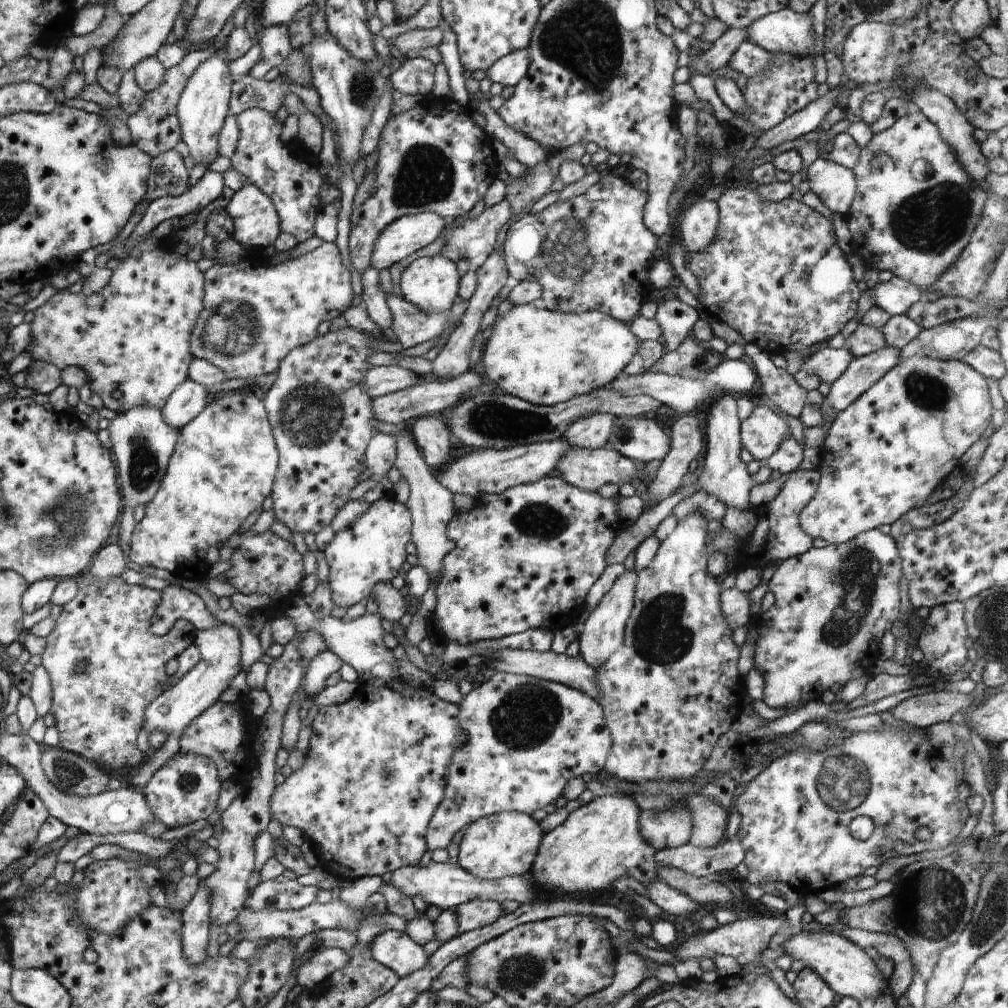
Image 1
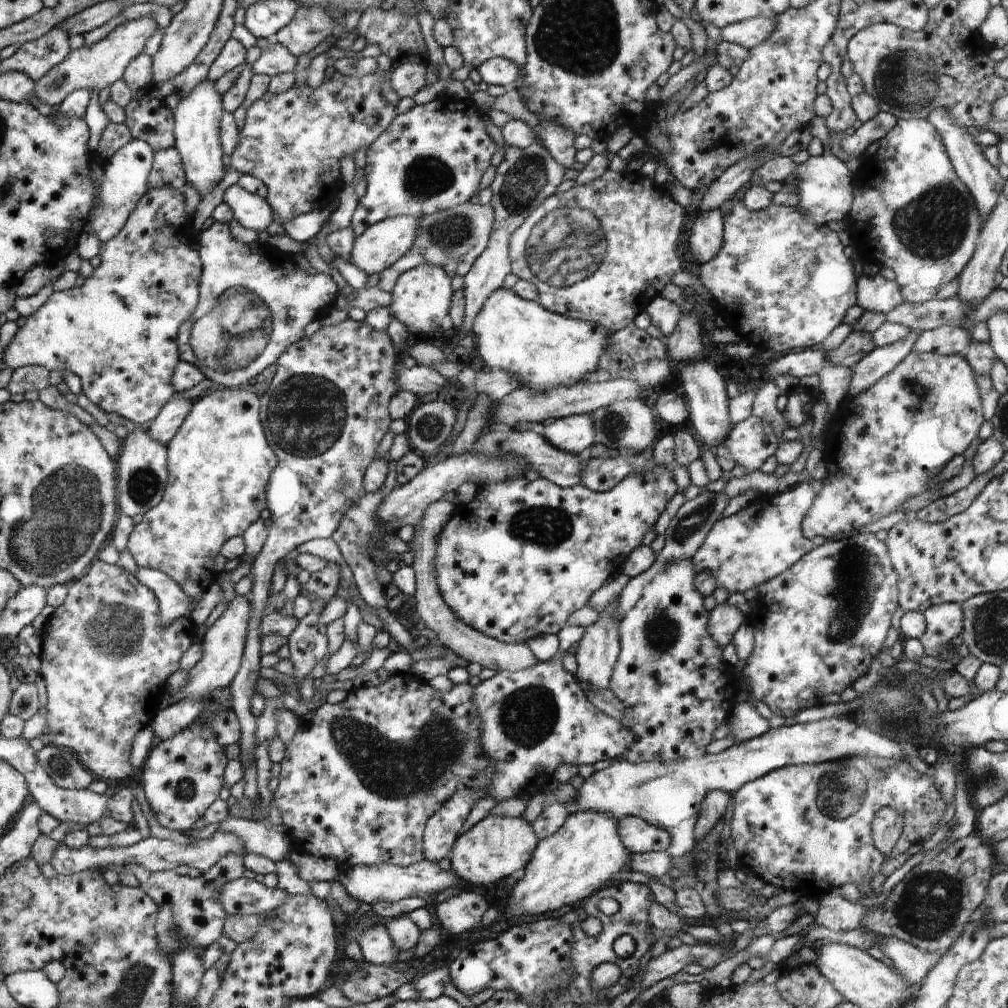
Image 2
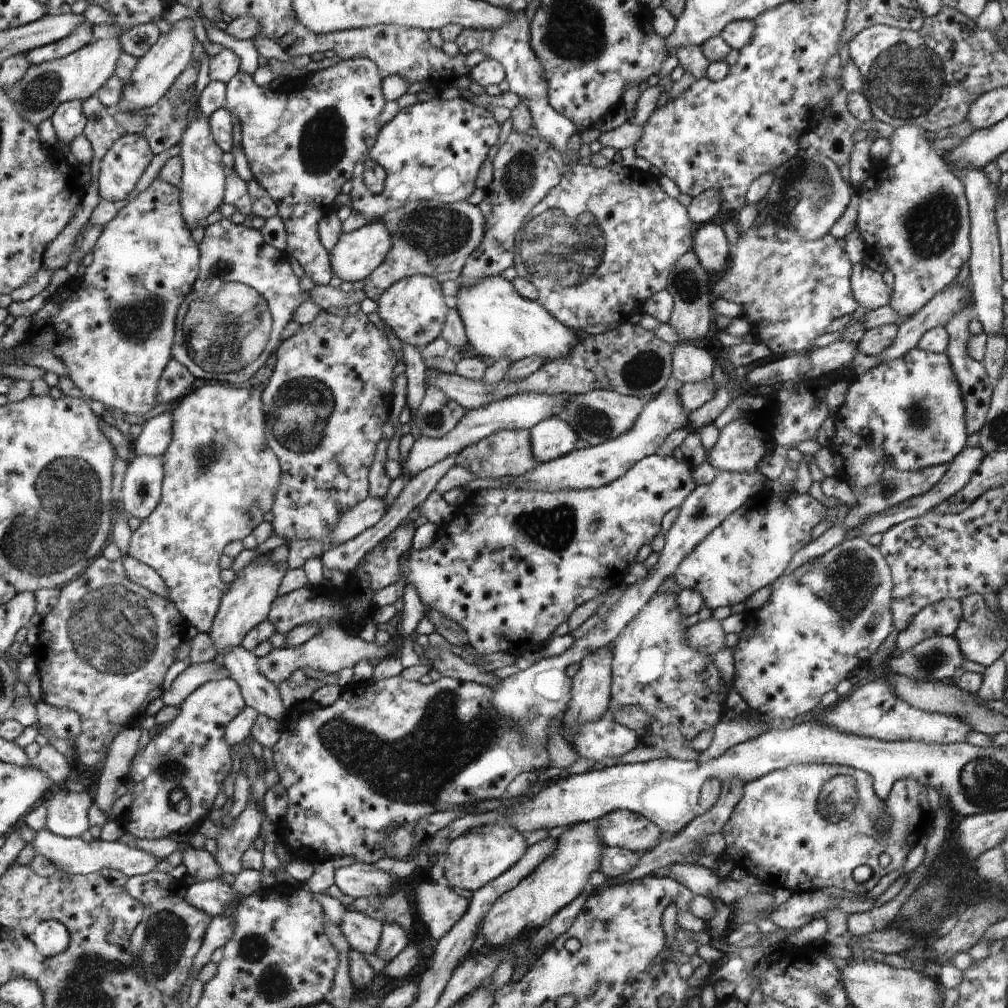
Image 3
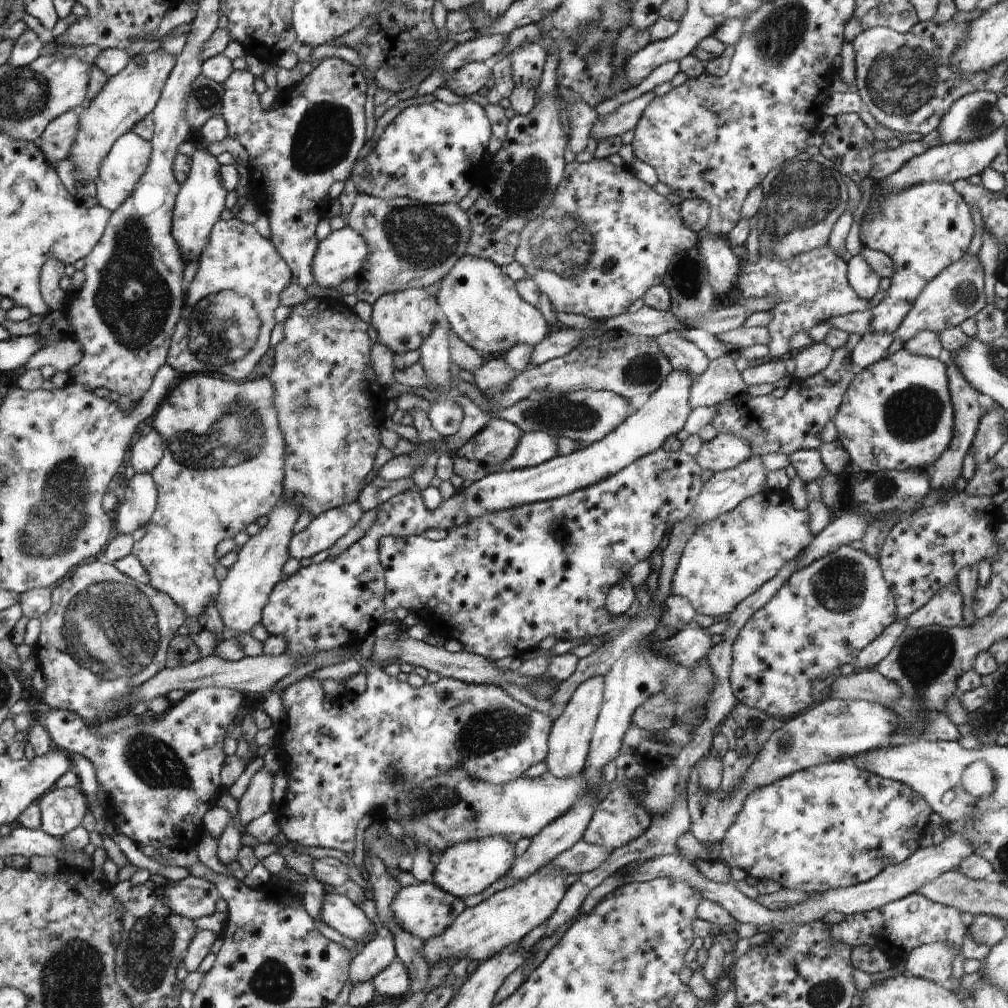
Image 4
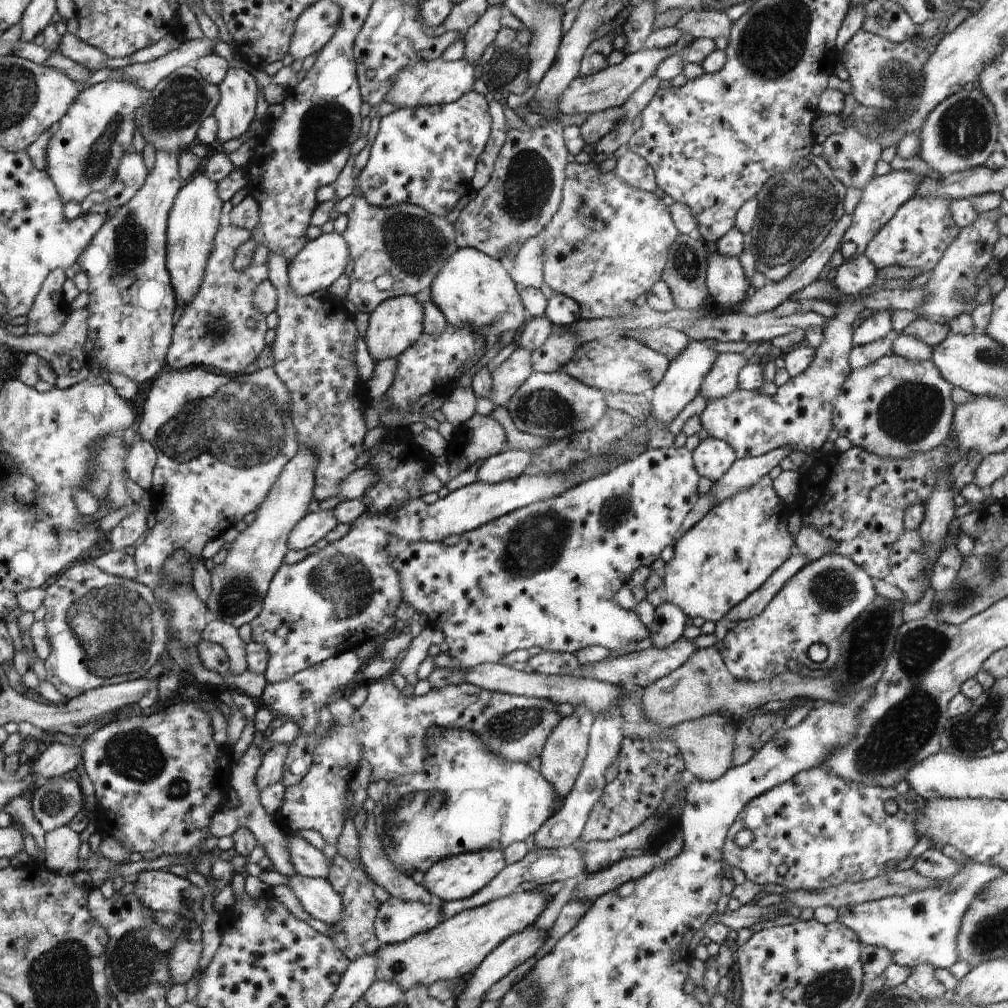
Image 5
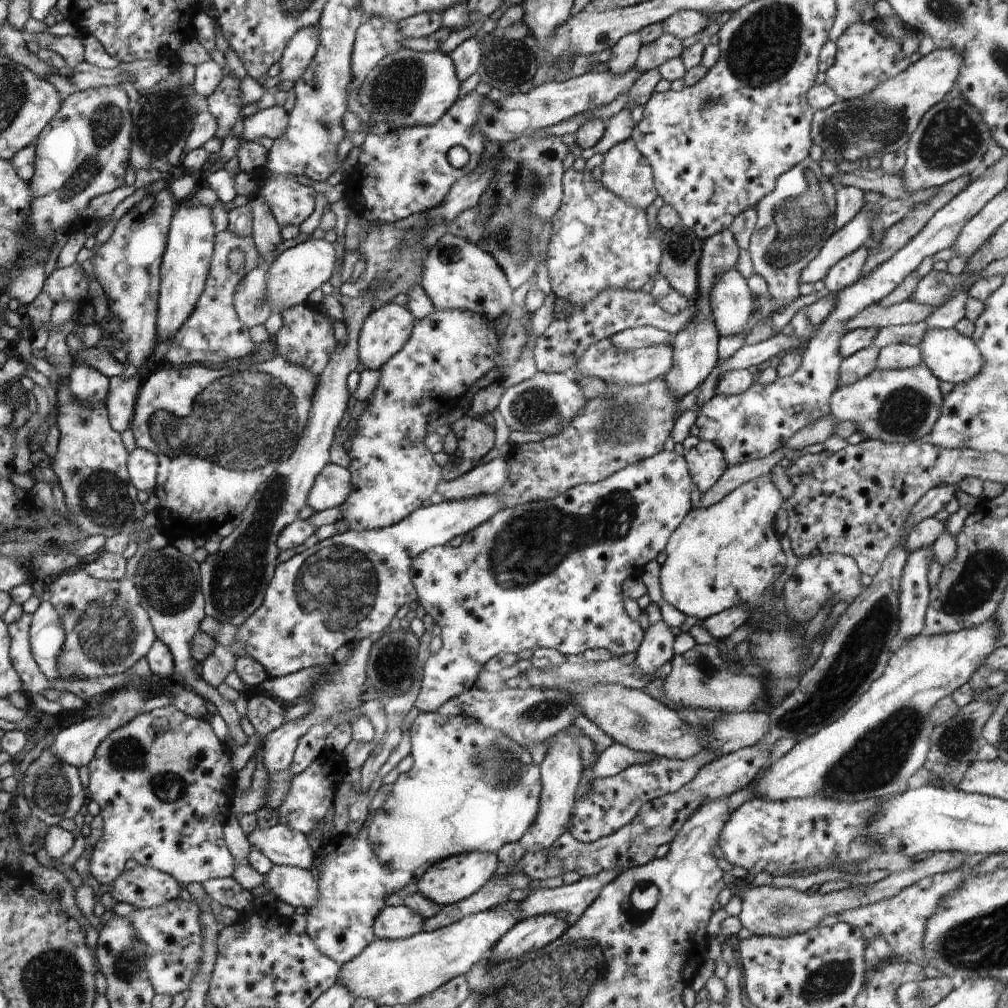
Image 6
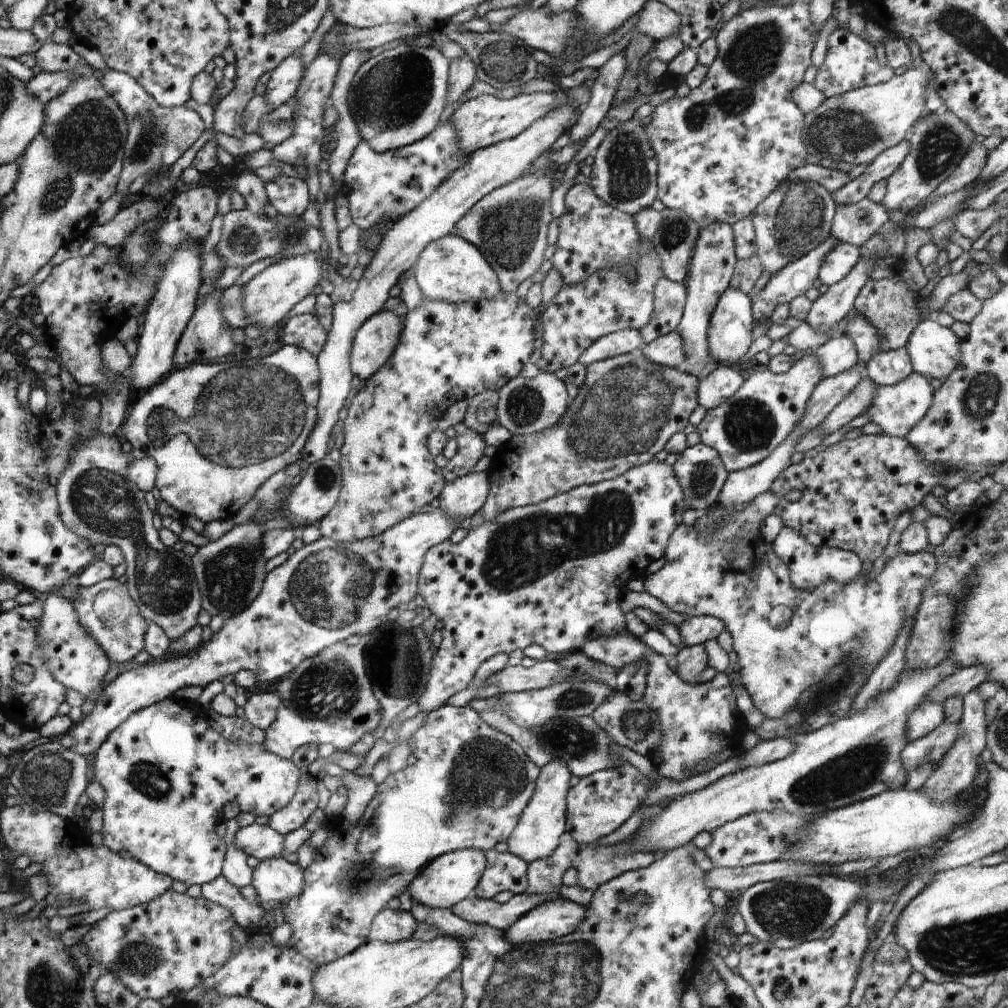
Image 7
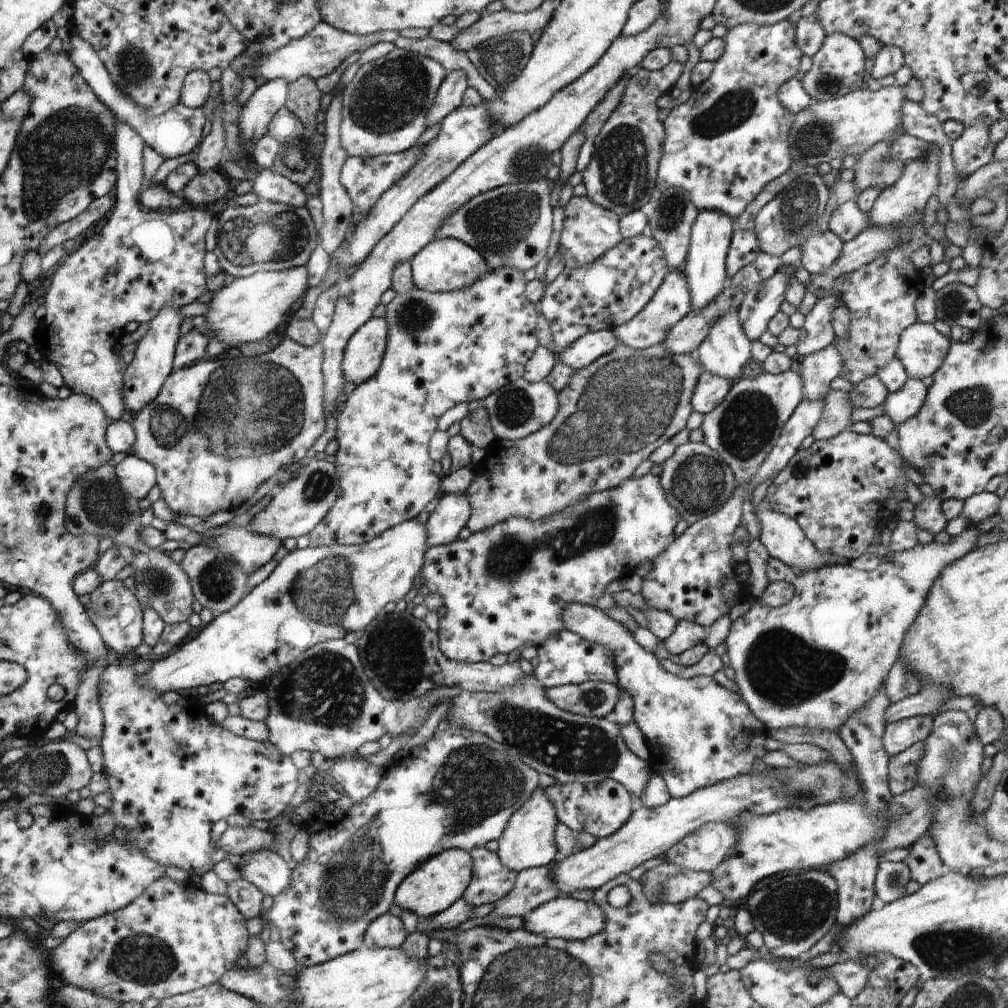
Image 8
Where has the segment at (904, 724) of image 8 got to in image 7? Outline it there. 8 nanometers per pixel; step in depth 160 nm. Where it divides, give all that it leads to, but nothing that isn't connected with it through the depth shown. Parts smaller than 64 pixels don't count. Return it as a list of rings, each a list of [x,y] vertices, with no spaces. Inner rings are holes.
[[[924,702],[908,716],[908,740],[914,741],[926,736],[944,723],[944,704]]]

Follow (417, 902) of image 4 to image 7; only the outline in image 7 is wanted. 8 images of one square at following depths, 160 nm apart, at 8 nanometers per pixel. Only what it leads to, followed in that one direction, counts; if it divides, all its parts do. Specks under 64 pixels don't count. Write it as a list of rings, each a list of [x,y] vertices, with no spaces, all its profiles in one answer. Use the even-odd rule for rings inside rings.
[[[384,907],[374,917],[369,940],[390,943],[406,941],[412,938],[412,932],[417,932],[417,924],[412,913]]]

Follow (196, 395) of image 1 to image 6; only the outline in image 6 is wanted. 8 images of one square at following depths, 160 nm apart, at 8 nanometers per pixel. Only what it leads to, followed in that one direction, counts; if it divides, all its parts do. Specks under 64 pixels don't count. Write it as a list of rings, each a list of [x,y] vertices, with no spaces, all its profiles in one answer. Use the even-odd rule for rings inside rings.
[[[137,447],[128,456],[128,475],[137,491],[152,493],[157,486],[156,468],[160,468],[160,462],[148,450]]]

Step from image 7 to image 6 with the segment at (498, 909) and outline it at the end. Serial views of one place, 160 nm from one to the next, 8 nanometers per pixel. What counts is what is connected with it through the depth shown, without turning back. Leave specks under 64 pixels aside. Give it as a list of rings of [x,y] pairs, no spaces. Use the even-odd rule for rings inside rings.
[[[603,870],[600,874],[596,876],[581,877],[578,882],[572,885],[563,885],[560,888],[540,888],[534,890],[527,898],[520,901],[522,908],[522,918],[535,918],[536,916],[544,916],[546,914],[568,914],[569,923],[574,924],[582,914],[590,907],[590,904],[600,894],[601,888],[608,886],[612,880],[616,880],[616,876],[622,874],[622,870]]]

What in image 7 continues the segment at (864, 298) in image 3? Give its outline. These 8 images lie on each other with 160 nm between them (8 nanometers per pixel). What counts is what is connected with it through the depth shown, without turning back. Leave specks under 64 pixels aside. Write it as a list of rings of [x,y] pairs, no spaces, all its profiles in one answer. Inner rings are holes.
[[[840,242],[828,252],[828,256],[824,256],[818,279],[828,287],[837,284],[854,269],[861,259],[860,248]]]

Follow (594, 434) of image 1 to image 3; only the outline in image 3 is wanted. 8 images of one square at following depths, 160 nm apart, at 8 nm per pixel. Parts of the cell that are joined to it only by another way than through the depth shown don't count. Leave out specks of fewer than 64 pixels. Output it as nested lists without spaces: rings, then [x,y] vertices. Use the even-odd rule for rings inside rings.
[[[555,416],[538,422],[529,431],[529,436],[532,454],[540,463],[560,459],[570,454],[579,438],[569,422]]]

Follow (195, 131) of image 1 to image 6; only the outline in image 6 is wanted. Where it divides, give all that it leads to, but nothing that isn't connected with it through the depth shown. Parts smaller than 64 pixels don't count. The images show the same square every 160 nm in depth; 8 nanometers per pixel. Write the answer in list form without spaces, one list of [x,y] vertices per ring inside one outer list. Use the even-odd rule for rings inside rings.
[[[189,199],[180,201],[170,228],[166,264],[162,264],[162,312],[158,312],[158,320],[162,320],[162,340],[174,339],[194,311],[212,267],[215,234],[212,206],[194,204]]]

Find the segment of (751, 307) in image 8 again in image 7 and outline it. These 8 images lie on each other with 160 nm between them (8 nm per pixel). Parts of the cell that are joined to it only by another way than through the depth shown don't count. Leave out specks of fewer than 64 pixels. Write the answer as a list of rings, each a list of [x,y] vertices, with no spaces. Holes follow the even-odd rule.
[[[830,236],[818,248],[808,252],[806,256],[794,260],[792,264],[788,264],[780,272],[776,272],[768,280],[766,286],[754,298],[751,298],[754,323],[769,320],[770,314],[776,306],[789,304],[794,298],[805,294],[813,287],[824,256],[828,256],[828,252],[836,244],[840,244],[840,240]]]

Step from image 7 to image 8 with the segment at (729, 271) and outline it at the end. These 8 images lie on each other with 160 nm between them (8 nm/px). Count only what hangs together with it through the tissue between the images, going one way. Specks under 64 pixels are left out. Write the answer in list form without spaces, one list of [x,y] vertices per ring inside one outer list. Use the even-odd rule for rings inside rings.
[[[700,211],[691,226],[689,251],[684,264],[694,309],[708,307],[727,285],[725,260],[734,232],[734,222],[724,211]]]

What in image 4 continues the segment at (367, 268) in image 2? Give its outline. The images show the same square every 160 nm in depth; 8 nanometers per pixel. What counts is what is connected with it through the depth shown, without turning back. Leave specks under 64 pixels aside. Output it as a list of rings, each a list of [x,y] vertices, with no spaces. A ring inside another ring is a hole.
[[[349,225],[332,231],[326,240],[322,240],[315,259],[314,269],[318,286],[336,287],[346,278],[359,274],[369,260],[370,251],[366,238]]]

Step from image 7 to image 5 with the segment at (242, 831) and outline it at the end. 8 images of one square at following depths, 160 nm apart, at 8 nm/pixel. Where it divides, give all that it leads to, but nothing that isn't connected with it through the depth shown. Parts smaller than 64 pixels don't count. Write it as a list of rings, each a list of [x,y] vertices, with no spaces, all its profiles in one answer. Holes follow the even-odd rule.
[[[287,832],[287,837],[290,862],[296,873],[306,878],[327,880],[328,872],[330,872],[330,859],[298,833]]]

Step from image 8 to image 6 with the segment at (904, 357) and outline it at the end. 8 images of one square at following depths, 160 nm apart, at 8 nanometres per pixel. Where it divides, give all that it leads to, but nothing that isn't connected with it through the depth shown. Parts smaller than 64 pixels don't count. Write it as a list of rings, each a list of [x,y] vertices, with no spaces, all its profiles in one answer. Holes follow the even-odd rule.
[[[929,328],[924,334],[919,348],[922,352],[923,364],[941,381],[954,385],[964,384],[982,372],[984,360],[972,338],[962,336],[955,329]]]

